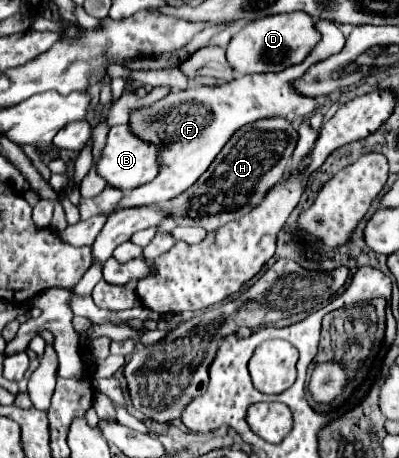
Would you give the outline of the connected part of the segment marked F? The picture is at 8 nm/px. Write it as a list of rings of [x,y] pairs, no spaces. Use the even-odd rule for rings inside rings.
[[[326,19],[316,21],[316,31],[320,33],[318,45],[298,65],[292,65],[278,73],[244,75],[240,79],[234,79],[216,87],[188,87],[184,91],[166,95],[154,105],[132,111],[128,127],[132,135],[136,135],[138,139],[158,149],[160,167],[158,167],[158,175],[152,181],[126,193],[124,199],[118,203],[116,211],[128,209],[128,207],[164,205],[166,201],[184,193],[210,167],[210,163],[226,145],[226,141],[232,137],[232,133],[240,129],[242,125],[254,123],[256,119],[264,119],[264,117],[276,117],[276,115],[288,117],[292,113],[298,117],[306,117],[314,113],[318,109],[318,101],[298,95],[290,87],[290,81],[300,77],[312,63],[340,51],[346,41],[342,31],[332,21],[326,21]]]

